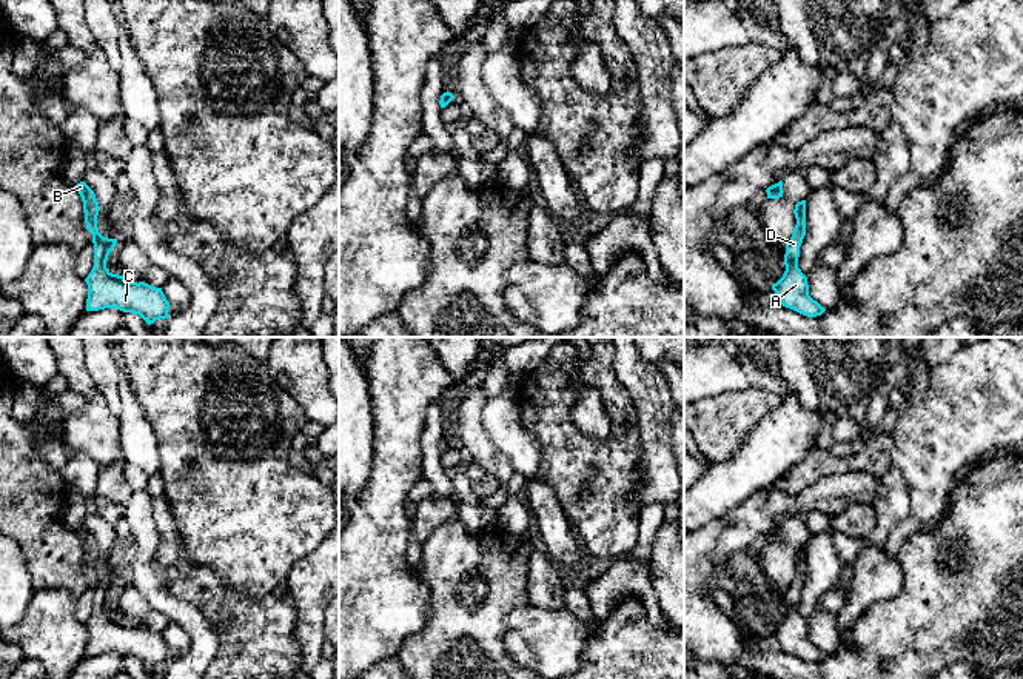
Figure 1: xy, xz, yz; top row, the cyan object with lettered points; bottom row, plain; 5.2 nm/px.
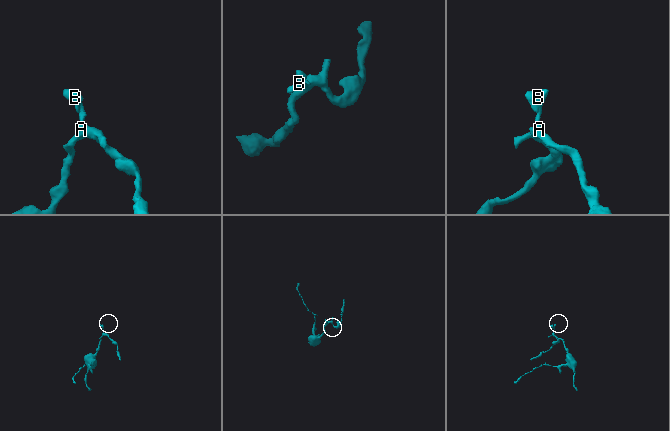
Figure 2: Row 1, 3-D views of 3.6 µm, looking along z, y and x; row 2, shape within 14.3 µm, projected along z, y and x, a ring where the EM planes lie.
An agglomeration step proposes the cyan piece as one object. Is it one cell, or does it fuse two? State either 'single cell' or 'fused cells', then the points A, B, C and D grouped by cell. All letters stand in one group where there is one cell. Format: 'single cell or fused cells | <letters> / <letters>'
single cell | A B C D

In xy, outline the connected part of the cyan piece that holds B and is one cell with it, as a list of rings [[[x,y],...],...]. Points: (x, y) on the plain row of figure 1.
[[[85,527],[77,528],[75,533],[82,542],[86,574],[92,579],[94,588],[94,611],[85,624],[89,634],[86,656],[117,653],[123,657],[139,659],[148,670],[159,664],[168,664],[169,647],[162,633],[145,627],[128,627],[123,620],[112,619],[106,613],[108,600],[117,584],[108,584],[99,577],[100,551],[94,536]]]

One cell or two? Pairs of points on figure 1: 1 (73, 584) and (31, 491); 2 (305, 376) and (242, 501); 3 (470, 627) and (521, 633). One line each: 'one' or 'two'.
1: one
2: two
3: two

